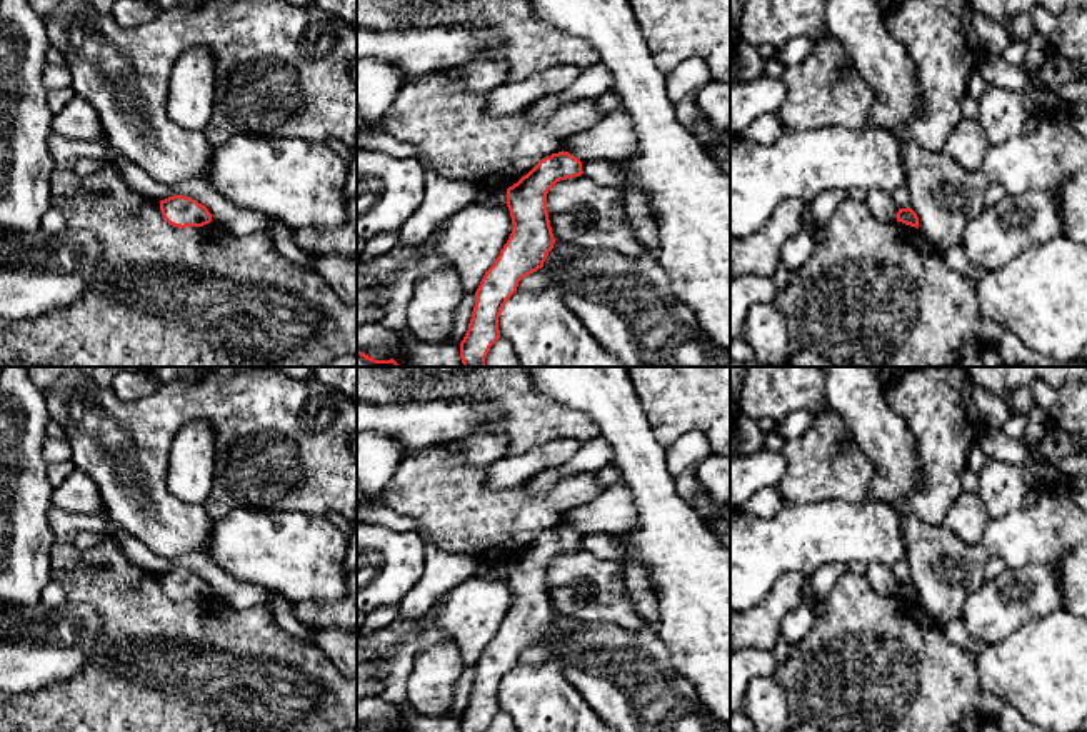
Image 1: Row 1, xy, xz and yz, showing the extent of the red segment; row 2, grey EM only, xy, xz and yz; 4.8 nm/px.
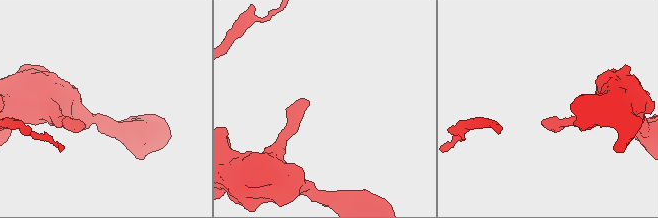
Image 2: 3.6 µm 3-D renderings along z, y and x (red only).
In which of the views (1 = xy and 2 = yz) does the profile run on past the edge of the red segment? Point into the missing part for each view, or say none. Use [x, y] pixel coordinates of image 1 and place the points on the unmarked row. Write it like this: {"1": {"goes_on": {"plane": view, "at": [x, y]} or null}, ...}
{"1": {"goes_on": null}, "2": {"goes_on": null}}

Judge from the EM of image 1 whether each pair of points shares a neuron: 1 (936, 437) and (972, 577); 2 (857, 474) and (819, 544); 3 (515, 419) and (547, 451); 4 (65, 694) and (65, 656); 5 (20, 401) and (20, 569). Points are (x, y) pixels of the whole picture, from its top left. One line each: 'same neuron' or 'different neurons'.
1: same neuron
2: different neurons
3: different neurons
4: different neurons
5: same neuron

